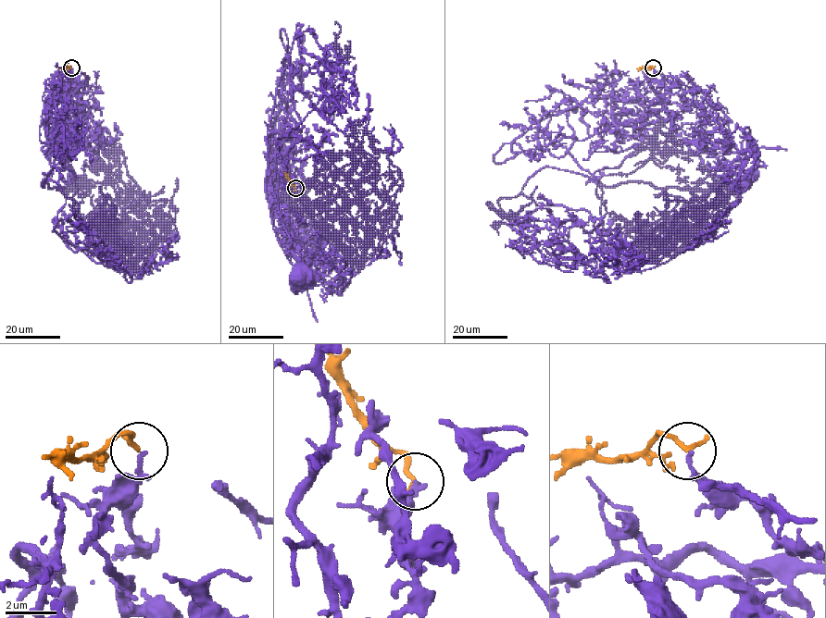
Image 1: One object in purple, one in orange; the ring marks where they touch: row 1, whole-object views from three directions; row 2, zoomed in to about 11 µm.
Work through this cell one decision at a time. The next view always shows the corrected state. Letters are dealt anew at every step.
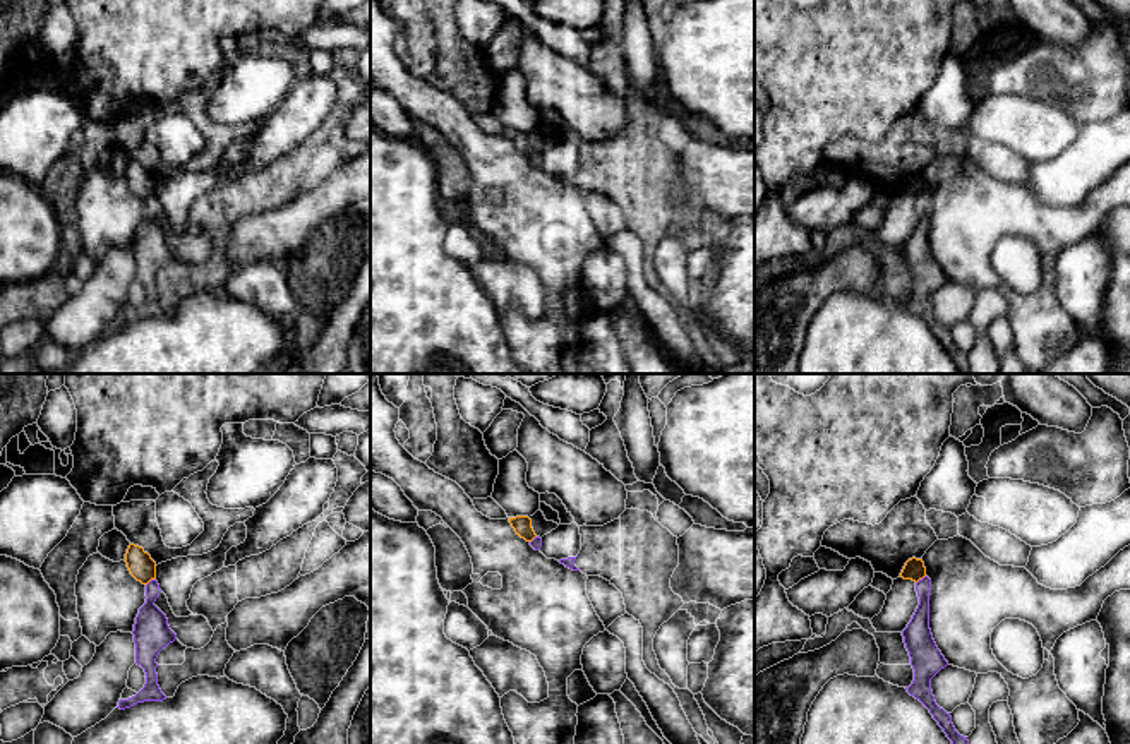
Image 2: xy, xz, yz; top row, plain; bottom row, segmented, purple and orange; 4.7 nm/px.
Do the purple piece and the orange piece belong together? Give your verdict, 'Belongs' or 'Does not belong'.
Does not belong

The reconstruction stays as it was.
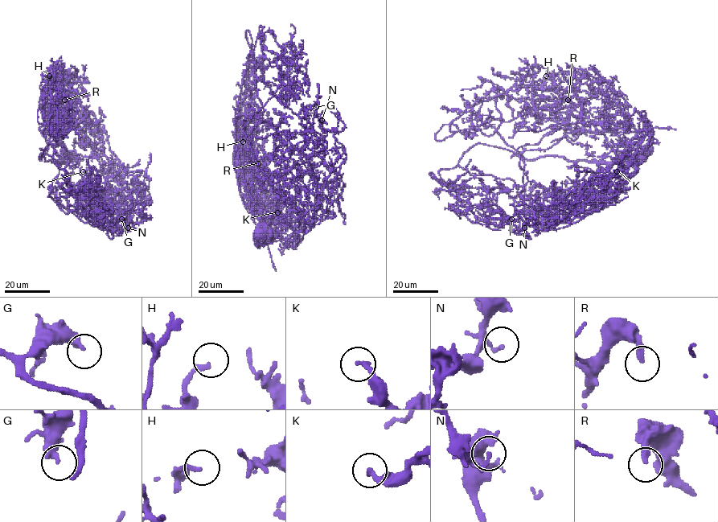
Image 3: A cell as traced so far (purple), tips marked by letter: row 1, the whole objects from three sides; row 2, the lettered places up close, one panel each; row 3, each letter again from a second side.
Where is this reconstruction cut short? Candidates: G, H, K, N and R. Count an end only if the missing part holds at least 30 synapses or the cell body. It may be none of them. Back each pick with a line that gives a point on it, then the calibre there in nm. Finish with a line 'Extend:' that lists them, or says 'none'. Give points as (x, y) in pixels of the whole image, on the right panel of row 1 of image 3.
Extend: none

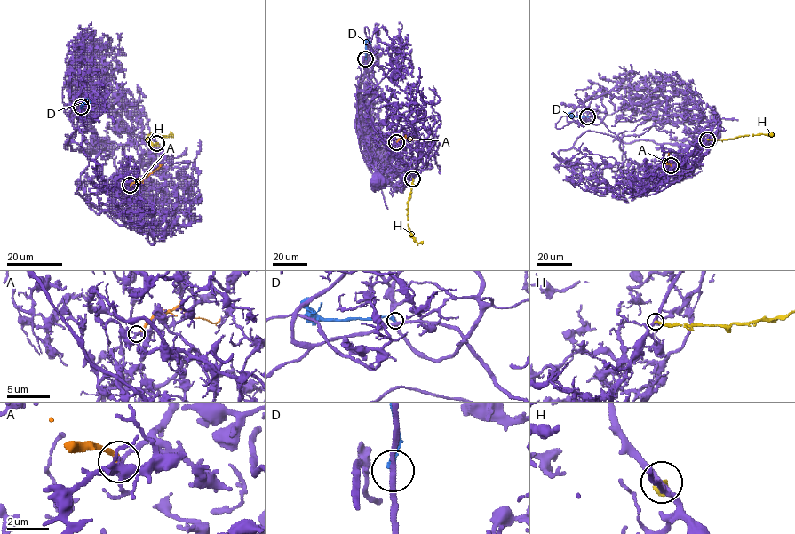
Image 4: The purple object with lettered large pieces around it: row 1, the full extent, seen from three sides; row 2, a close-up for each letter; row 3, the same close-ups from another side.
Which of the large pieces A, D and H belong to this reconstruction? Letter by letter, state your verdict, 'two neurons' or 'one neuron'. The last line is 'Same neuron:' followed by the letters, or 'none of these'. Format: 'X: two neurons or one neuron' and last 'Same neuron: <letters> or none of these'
A: two neurons
D: two neurons
H: two neurons
Same neuron: none of these

